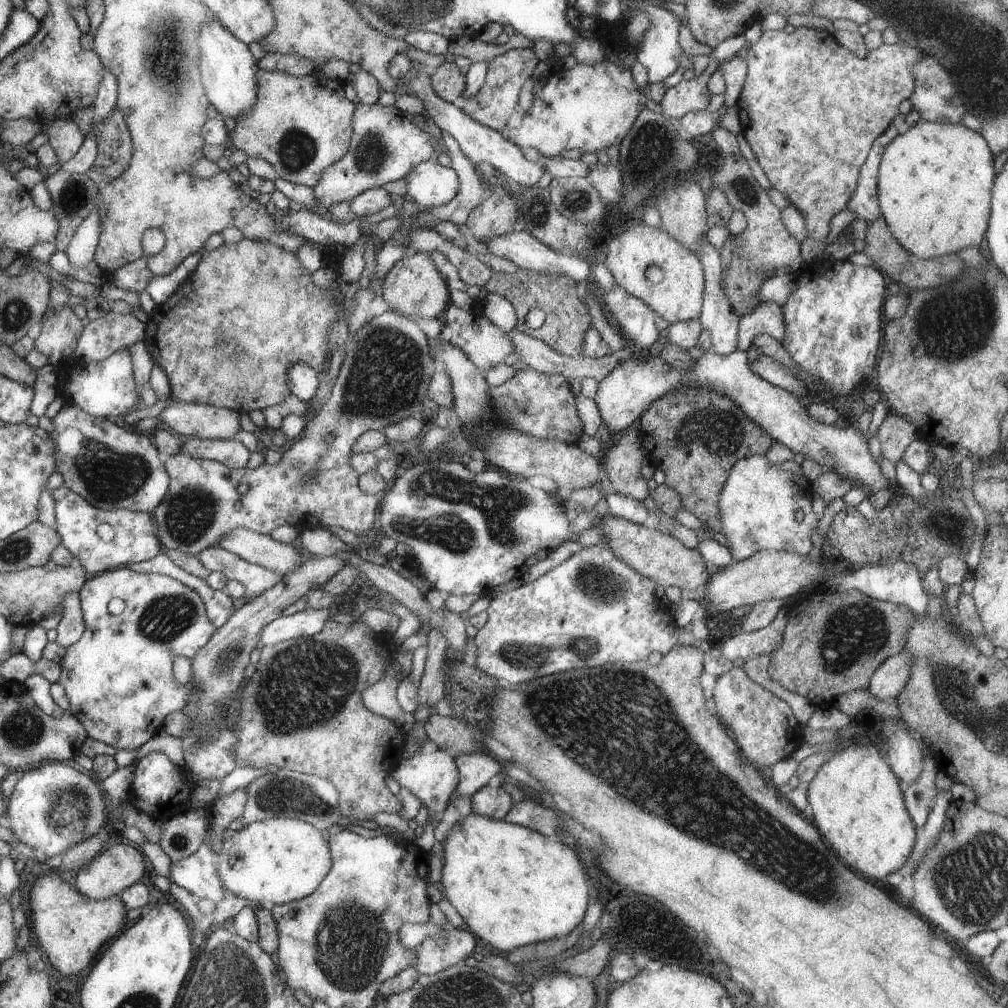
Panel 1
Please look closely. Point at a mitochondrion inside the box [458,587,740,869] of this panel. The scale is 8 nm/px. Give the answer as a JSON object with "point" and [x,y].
{"point":[528,658]}

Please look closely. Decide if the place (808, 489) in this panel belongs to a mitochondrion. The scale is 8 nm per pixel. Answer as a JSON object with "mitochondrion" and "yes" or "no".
{"mitochondrion":"no"}

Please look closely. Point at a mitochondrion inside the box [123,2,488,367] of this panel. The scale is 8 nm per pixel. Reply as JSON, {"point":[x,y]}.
{"point":[167,37]}

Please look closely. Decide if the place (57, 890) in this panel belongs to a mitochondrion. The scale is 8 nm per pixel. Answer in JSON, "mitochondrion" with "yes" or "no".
{"mitochondrion":"no"}

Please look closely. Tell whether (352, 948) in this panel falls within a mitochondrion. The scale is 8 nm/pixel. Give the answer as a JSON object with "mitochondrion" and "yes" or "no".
{"mitochondrion":"yes"}

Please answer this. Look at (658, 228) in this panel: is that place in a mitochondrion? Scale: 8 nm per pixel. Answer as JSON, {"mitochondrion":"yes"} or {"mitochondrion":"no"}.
{"mitochondrion":"no"}

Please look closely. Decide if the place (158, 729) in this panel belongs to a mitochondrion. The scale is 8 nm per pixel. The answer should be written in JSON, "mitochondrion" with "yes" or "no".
{"mitochondrion":"no"}

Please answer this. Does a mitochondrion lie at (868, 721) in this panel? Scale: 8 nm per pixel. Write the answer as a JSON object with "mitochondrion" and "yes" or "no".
{"mitochondrion":"no"}

